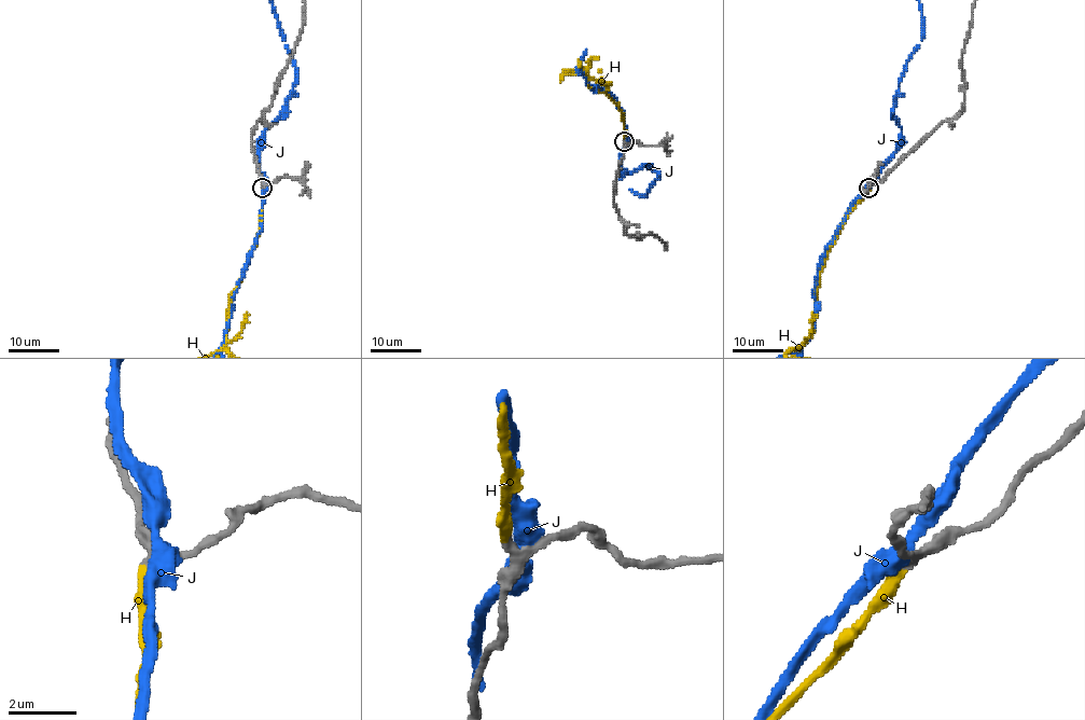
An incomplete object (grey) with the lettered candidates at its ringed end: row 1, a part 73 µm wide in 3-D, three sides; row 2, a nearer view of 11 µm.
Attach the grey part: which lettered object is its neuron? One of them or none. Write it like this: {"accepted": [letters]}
{"accepted": ["H"]}

